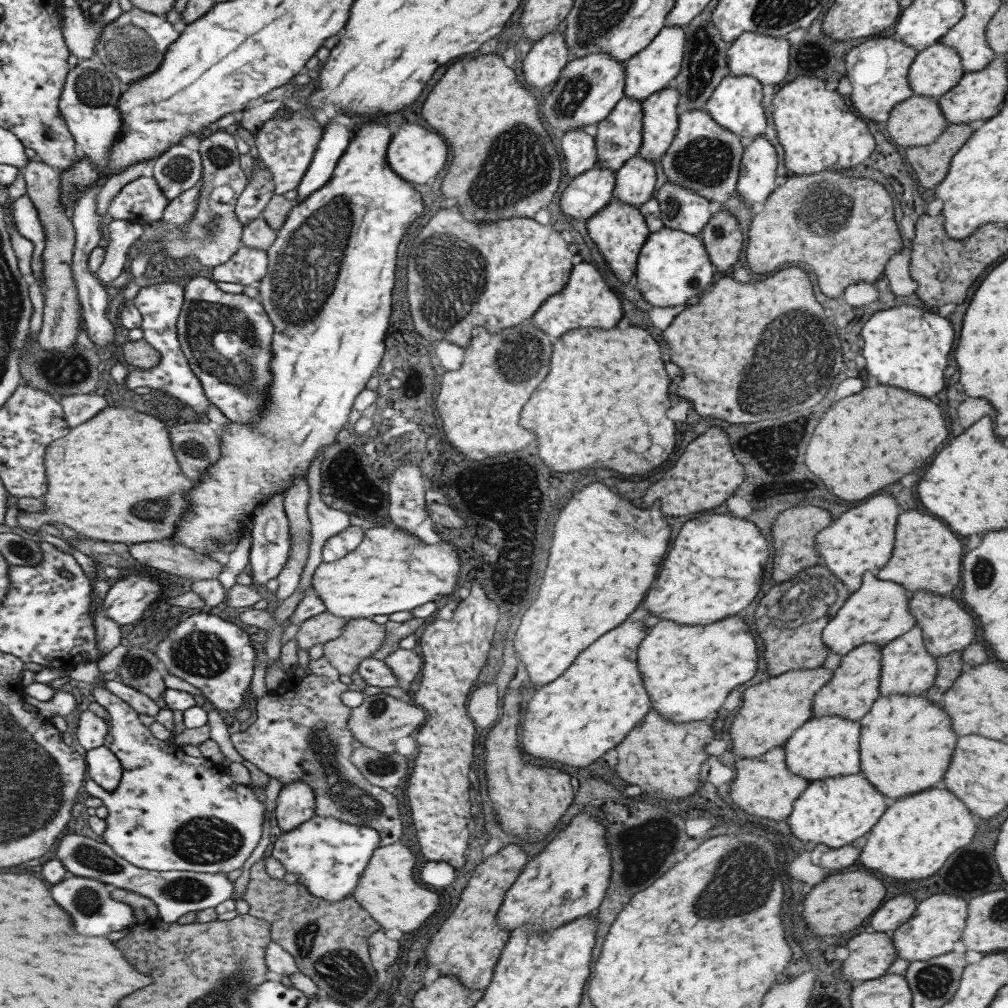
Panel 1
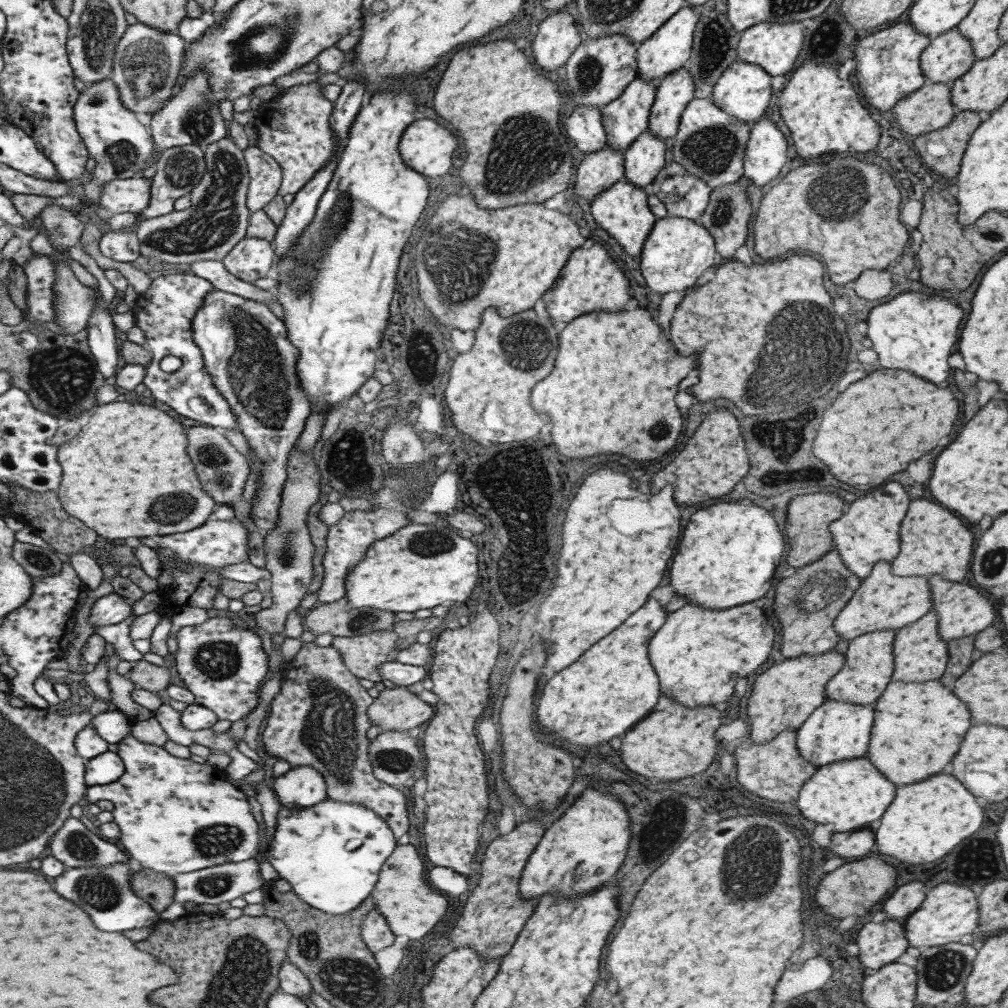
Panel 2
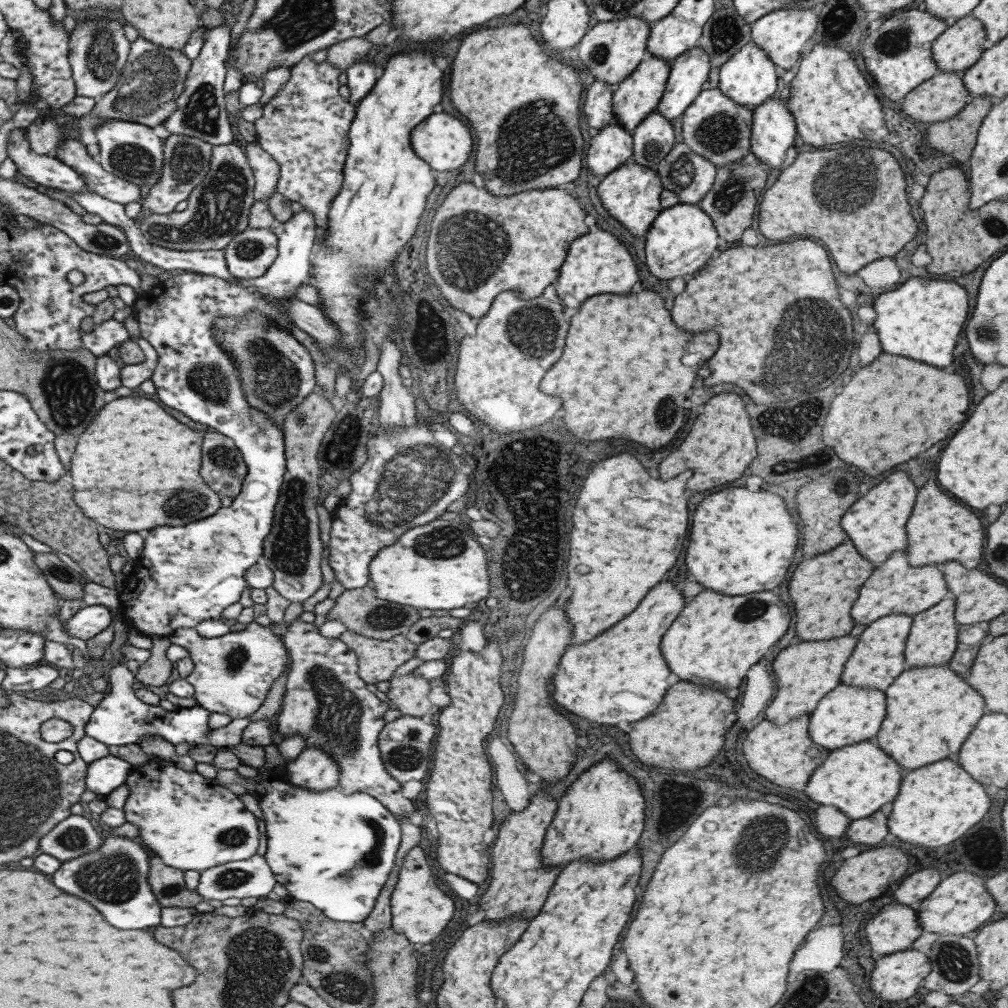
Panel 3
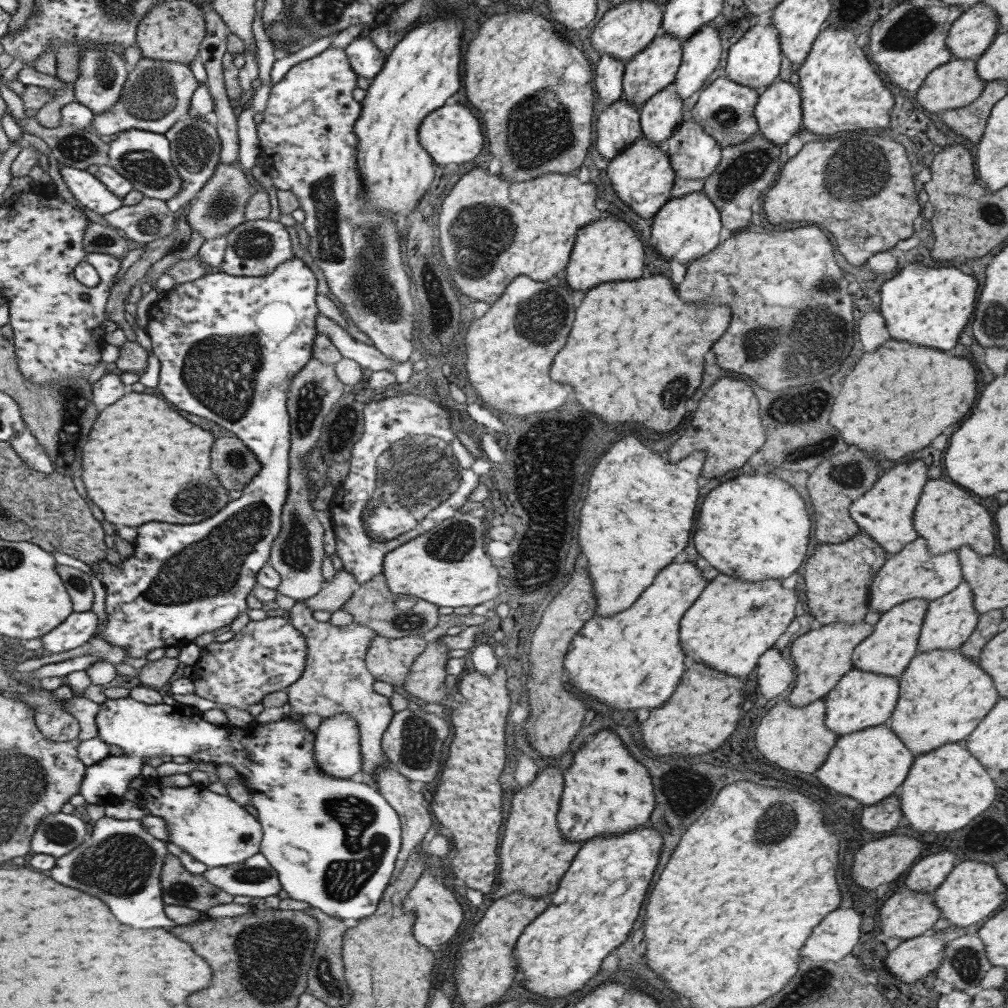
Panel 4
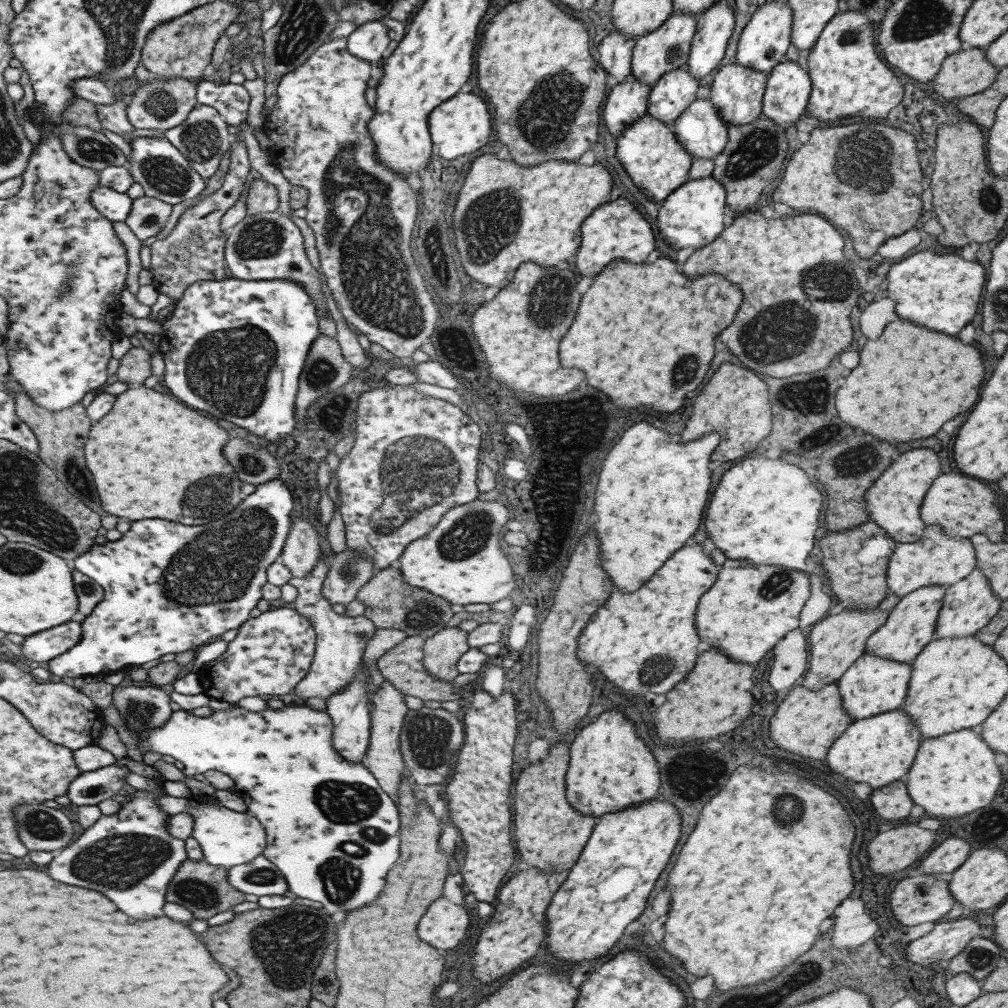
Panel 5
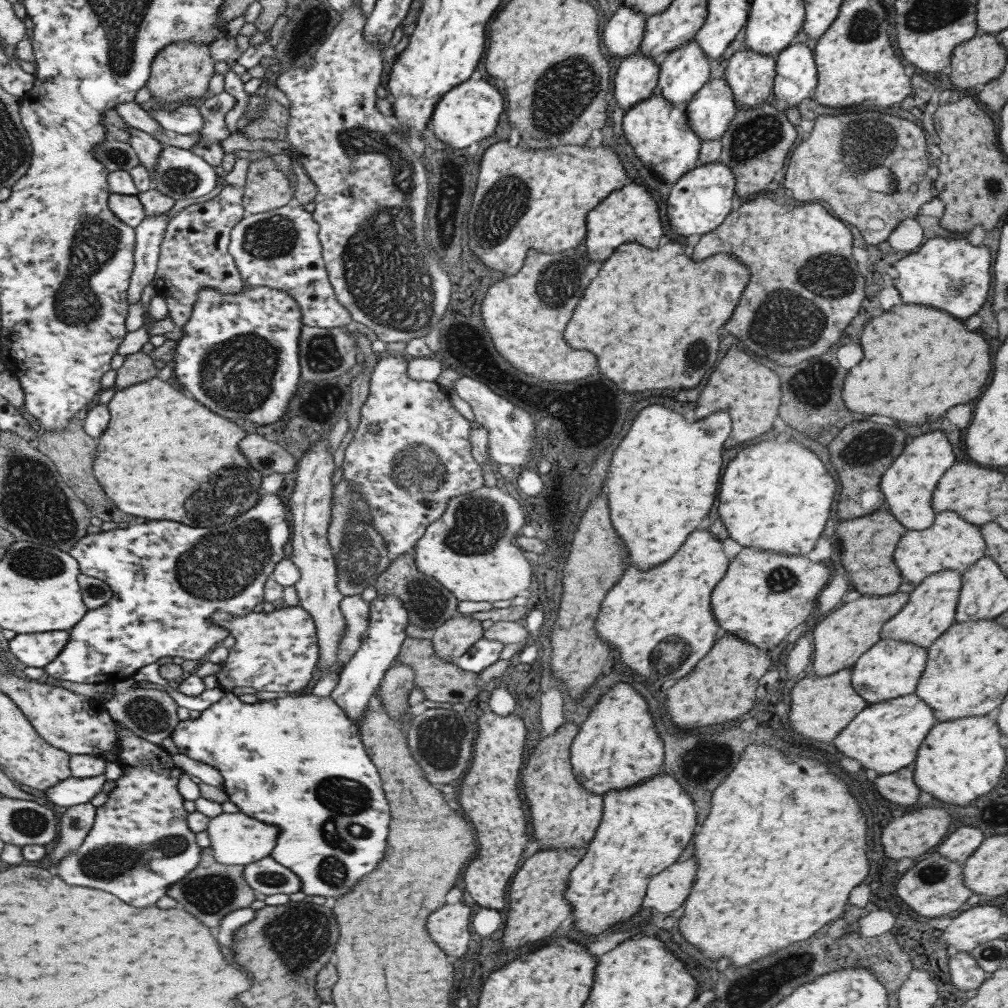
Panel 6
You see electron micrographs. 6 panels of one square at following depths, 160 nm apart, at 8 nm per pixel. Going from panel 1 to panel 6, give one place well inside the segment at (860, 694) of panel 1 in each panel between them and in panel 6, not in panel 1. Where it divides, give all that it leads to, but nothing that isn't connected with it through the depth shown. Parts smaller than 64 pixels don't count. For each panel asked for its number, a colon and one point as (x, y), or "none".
2: (868, 666)
3: (878, 656)
4: (892, 643)
5: (909, 626)
6: (929, 611)

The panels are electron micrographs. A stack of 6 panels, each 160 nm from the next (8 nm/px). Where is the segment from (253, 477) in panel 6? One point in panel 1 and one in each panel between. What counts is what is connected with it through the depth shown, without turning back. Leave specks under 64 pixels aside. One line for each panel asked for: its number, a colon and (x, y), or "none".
1: (93, 486)
2: (129, 457)
3: (134, 468)
4: (140, 457)
5: (149, 456)

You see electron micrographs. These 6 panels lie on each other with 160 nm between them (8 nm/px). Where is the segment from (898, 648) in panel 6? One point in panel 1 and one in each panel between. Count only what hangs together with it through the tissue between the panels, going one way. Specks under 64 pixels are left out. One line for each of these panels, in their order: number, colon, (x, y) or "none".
1: (823, 746)
2: (836, 730)
3: (847, 714)
4: (859, 700)
5: (872, 684)

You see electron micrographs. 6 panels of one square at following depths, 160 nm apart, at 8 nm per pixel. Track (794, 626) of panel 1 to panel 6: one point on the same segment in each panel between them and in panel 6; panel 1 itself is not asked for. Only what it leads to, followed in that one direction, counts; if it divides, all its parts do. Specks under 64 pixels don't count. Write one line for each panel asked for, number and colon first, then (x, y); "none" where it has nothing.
2: (805, 604)
3: (823, 587)
4: (836, 577)
5: (854, 559)
6: (866, 543)

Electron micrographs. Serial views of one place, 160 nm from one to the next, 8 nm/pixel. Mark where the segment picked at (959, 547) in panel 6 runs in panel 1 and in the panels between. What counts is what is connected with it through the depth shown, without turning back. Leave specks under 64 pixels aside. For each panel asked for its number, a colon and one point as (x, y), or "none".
1: (877, 612)
2: (883, 601)
3: (894, 587)
4: (912, 572)
5: (934, 558)

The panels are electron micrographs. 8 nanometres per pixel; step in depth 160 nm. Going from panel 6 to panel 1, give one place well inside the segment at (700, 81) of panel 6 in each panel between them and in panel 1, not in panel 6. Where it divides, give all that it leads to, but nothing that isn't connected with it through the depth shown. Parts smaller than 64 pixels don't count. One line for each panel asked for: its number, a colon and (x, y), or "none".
1: (635, 179)
2: (643, 159)
3: (652, 138)
4: (659, 116)
5: (673, 92)

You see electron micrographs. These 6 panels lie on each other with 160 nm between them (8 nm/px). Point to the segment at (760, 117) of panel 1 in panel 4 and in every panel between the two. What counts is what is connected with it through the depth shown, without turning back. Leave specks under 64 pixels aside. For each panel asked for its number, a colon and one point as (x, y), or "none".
2: (742, 90)
3: (747, 77)
4: (753, 61)

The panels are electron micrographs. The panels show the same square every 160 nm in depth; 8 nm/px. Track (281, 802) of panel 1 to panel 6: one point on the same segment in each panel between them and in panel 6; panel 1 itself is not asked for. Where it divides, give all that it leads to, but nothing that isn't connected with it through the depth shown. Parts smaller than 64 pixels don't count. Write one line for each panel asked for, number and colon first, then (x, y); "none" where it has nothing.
2: (301, 786)
3: (313, 769)
4: (336, 752)
5: (348, 710)
6: (357, 681)

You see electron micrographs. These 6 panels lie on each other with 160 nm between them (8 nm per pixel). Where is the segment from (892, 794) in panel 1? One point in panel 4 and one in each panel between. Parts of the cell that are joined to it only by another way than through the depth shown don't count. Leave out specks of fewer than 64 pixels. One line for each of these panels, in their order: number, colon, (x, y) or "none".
2: (928, 712)
3: (929, 711)
4: (943, 694)

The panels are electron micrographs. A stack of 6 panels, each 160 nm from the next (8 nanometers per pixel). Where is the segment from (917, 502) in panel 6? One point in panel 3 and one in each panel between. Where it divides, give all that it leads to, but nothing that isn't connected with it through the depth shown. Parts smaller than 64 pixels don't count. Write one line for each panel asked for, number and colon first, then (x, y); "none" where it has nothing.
3: (875, 523)
4: (884, 513)
5: (893, 501)

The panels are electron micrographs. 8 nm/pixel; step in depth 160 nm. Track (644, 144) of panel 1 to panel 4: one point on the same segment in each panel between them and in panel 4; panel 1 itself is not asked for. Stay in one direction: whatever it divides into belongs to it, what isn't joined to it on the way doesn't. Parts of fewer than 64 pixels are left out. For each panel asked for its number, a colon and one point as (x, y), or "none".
2: (673, 91)
3: (687, 72)
4: (701, 52)

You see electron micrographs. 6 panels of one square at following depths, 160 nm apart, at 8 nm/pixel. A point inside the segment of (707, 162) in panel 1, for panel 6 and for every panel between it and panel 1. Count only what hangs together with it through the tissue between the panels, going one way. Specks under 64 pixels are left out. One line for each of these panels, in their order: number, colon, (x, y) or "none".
2: (709, 144)
3: (716, 128)
4: (724, 110)
5: (736, 91)
6: (749, 75)

